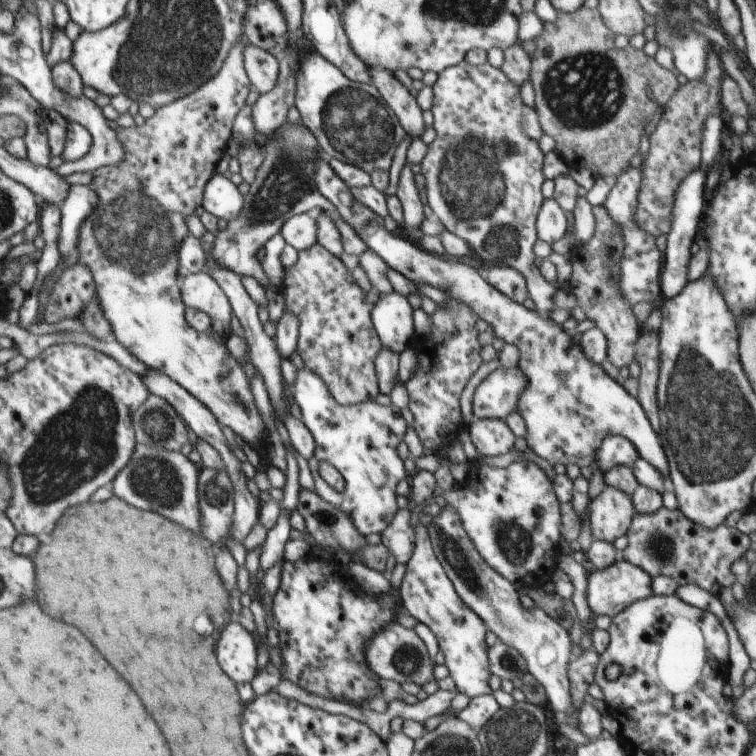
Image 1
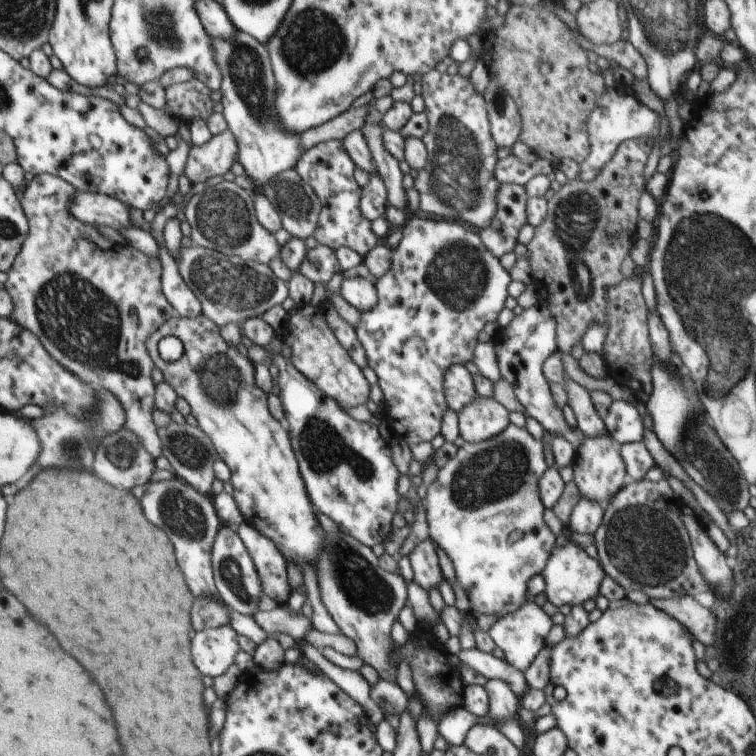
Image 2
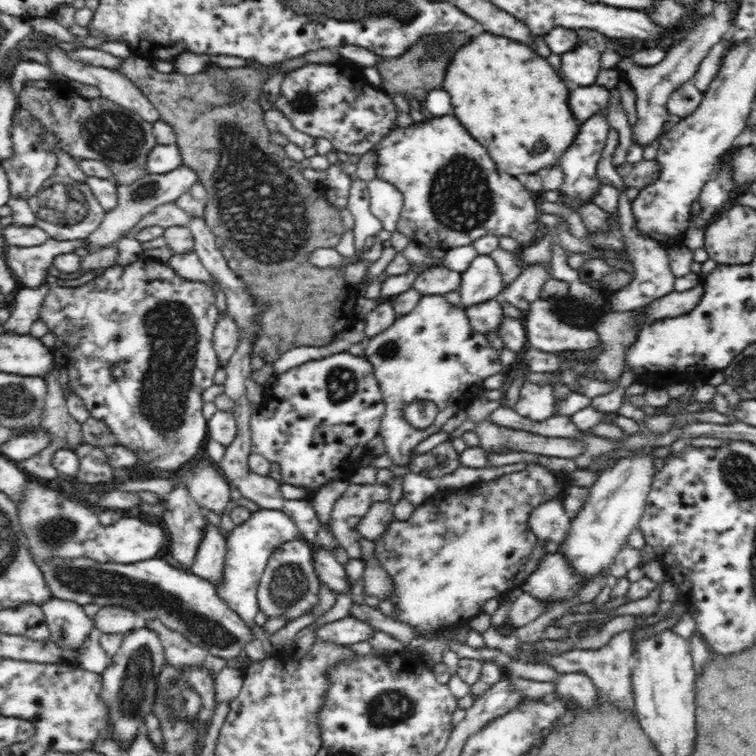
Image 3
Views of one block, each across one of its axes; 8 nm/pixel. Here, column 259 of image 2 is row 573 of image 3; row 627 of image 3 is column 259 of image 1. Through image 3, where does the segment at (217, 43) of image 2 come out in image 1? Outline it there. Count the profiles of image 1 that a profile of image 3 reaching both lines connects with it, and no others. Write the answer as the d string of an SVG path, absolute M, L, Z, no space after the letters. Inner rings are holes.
M286 122L274 130L261 146L263 162L250 183L248 194L243 196L244 205L240 215L228 222L226 230L216 235L212 250L214 261L240 277L253 277L265 291L270 282L261 264L257 260L257 251L275 234L280 233L282 226L294 216L301 213L314 213L324 210L336 214L335 207L317 190L315 169L320 156L317 139L302 124Z

